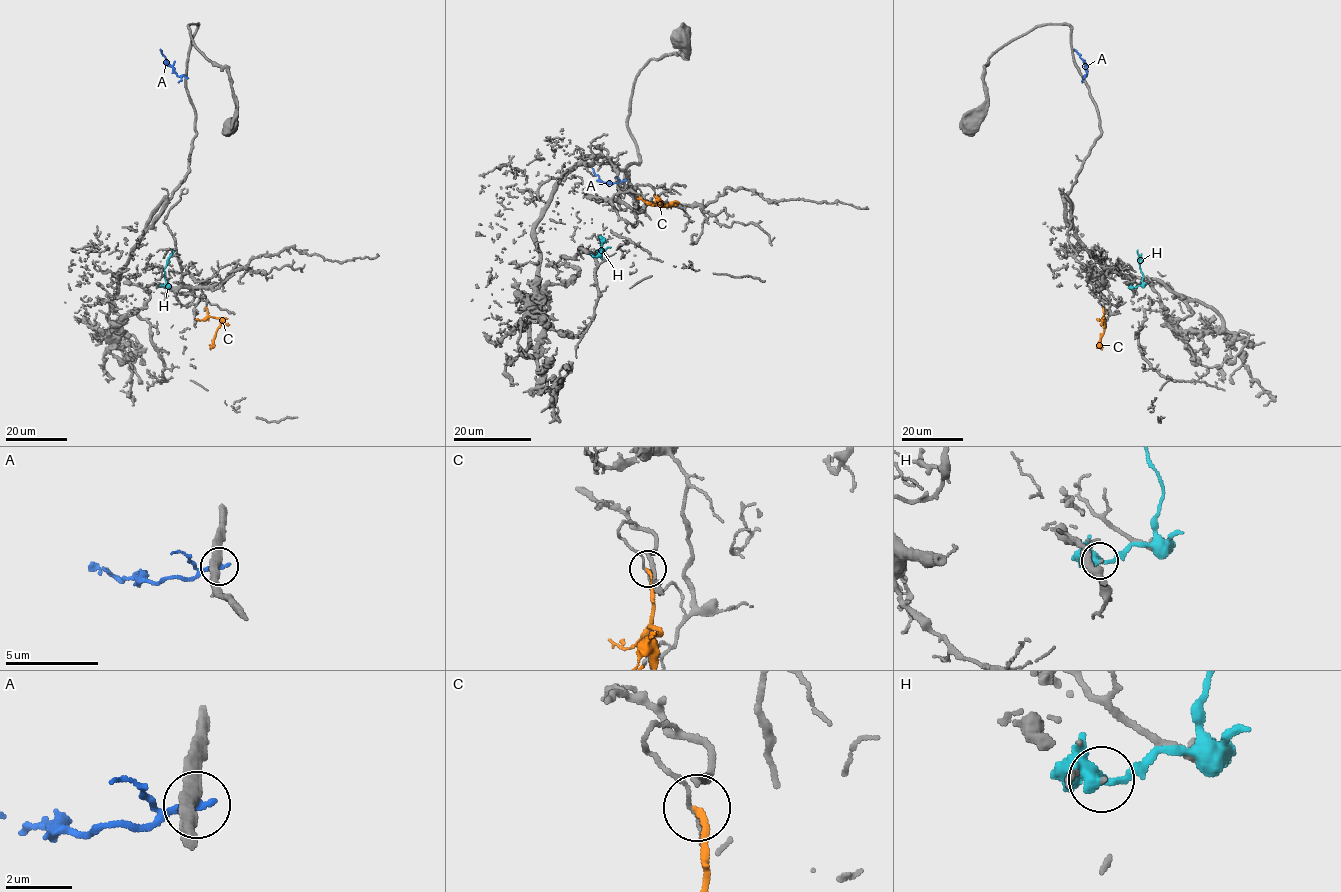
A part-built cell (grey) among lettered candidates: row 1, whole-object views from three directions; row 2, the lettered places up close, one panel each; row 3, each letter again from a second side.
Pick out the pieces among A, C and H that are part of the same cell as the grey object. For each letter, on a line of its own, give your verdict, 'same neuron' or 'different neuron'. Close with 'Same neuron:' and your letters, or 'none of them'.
A: different neuron
C: different neuron
H: different neuron
Same neuron: none of them

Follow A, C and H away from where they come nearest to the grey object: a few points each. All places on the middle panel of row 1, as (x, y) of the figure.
A: (625, 180), (604, 183), (592, 167)
C: (648, 204), (669, 205), (655, 202)
H: (605, 242), (598, 255), (601, 249), (610, 247)

